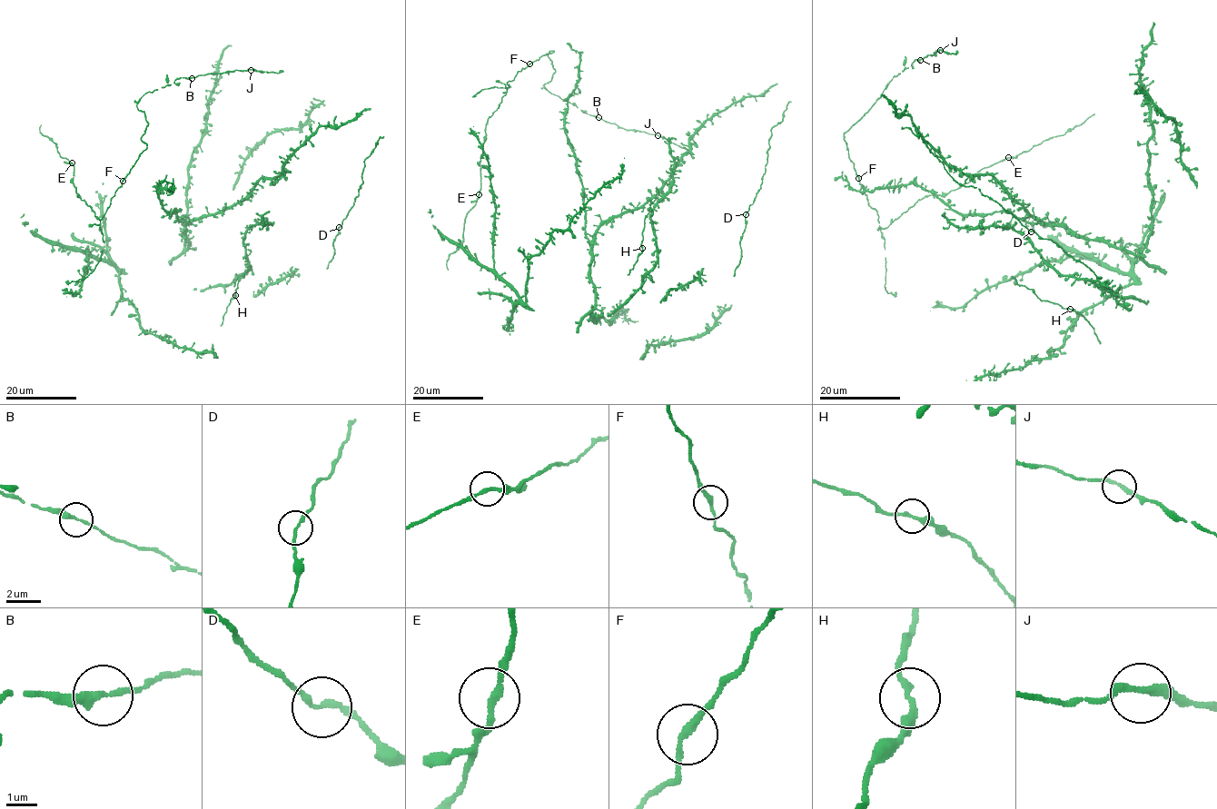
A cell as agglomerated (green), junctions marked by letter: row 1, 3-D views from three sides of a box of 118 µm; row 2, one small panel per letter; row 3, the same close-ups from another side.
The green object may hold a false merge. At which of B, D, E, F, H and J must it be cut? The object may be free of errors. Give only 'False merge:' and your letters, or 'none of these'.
False merge: none of these

